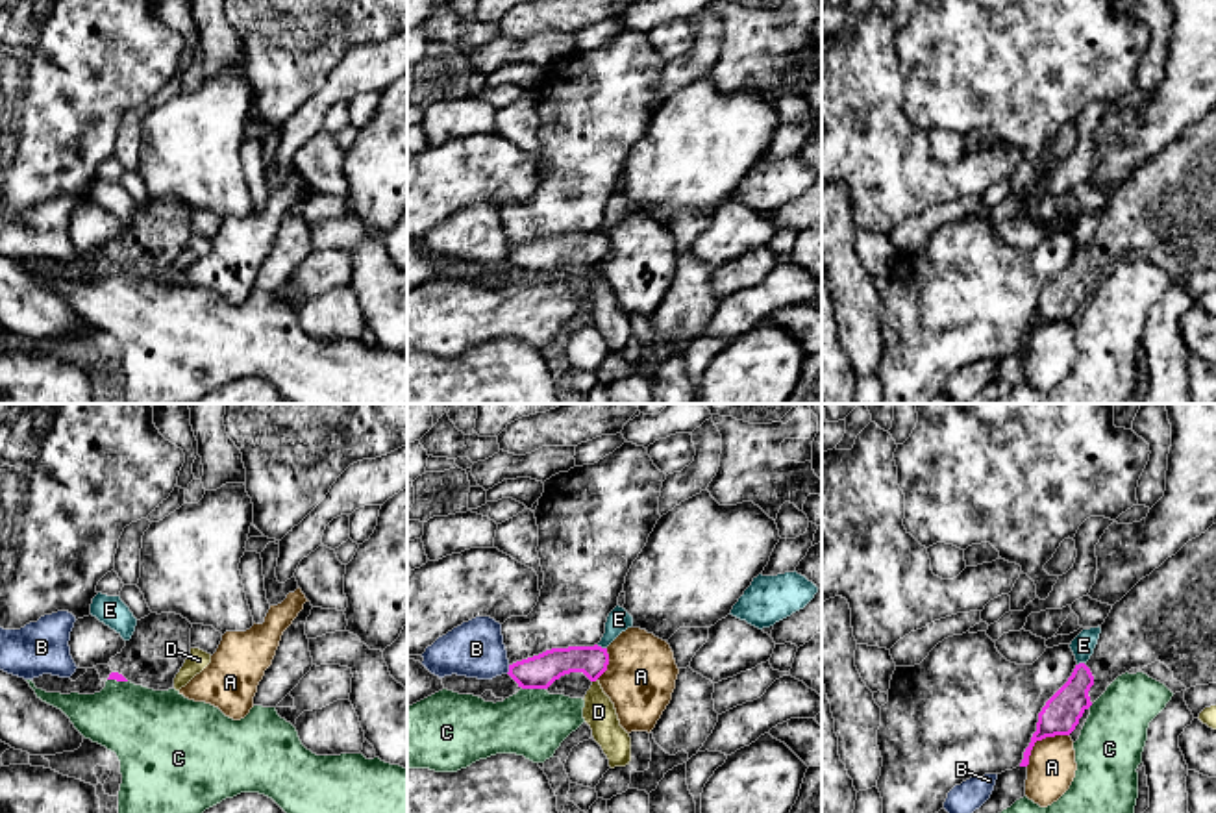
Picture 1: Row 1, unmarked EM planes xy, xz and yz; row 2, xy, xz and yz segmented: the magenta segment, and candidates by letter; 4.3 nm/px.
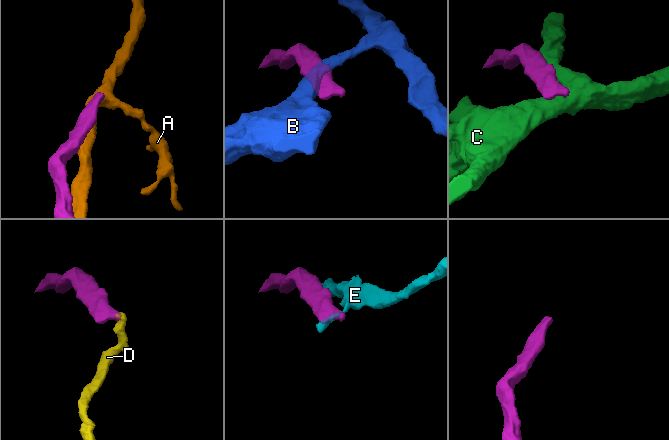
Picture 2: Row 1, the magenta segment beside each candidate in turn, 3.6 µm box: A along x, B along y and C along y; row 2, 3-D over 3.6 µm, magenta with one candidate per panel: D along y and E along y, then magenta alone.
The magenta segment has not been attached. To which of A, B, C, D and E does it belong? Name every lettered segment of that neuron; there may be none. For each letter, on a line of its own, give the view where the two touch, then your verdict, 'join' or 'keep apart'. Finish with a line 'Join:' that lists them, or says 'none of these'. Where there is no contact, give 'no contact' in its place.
A: contact in yz; keep apart
B: contact in xz; keep apart
C: contact in xz; keep apart
D: contact in xz; keep apart
E: contact in xz; keep apart
Join: none of these

